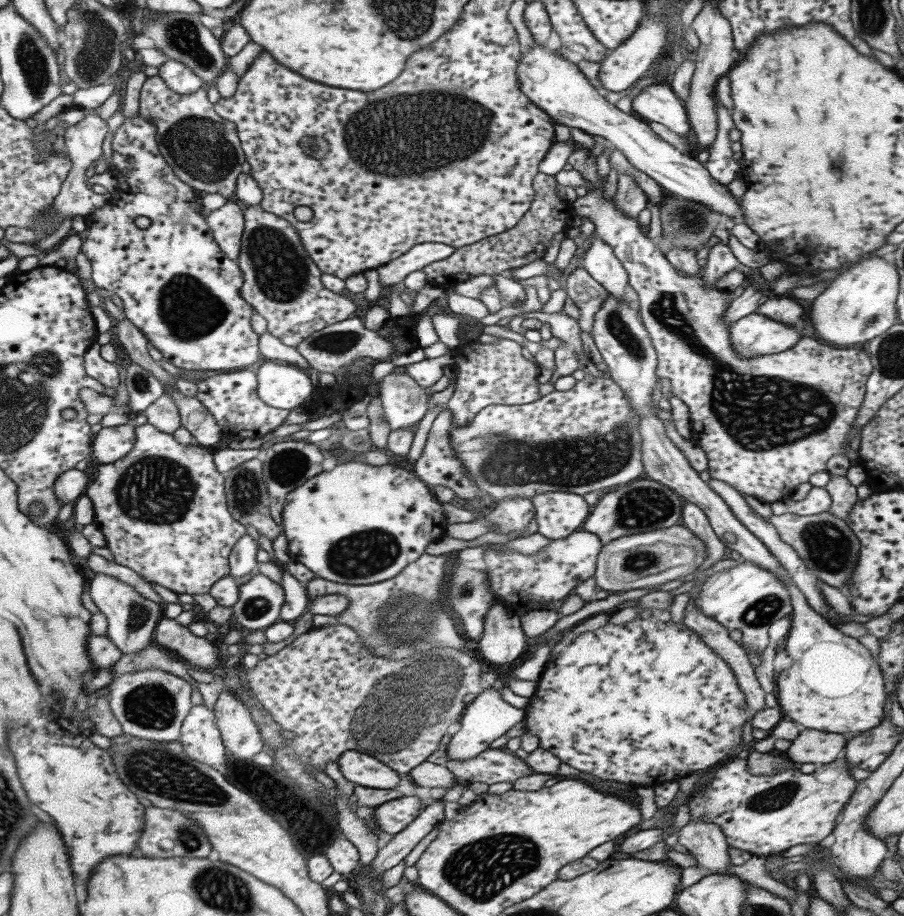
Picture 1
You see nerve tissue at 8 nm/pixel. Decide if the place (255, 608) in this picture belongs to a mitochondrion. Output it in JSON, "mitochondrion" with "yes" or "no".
{"mitochondrion":"yes"}

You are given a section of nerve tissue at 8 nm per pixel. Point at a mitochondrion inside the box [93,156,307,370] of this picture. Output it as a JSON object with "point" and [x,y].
{"point":[189,309]}

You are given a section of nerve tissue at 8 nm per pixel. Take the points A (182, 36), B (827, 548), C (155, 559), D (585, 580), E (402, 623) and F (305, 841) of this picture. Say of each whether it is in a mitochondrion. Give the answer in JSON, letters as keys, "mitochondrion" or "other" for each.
{"A":"mitochondrion","B":"mitochondrion","C":"other","D":"other","E":"mitochondrion","F":"other"}

